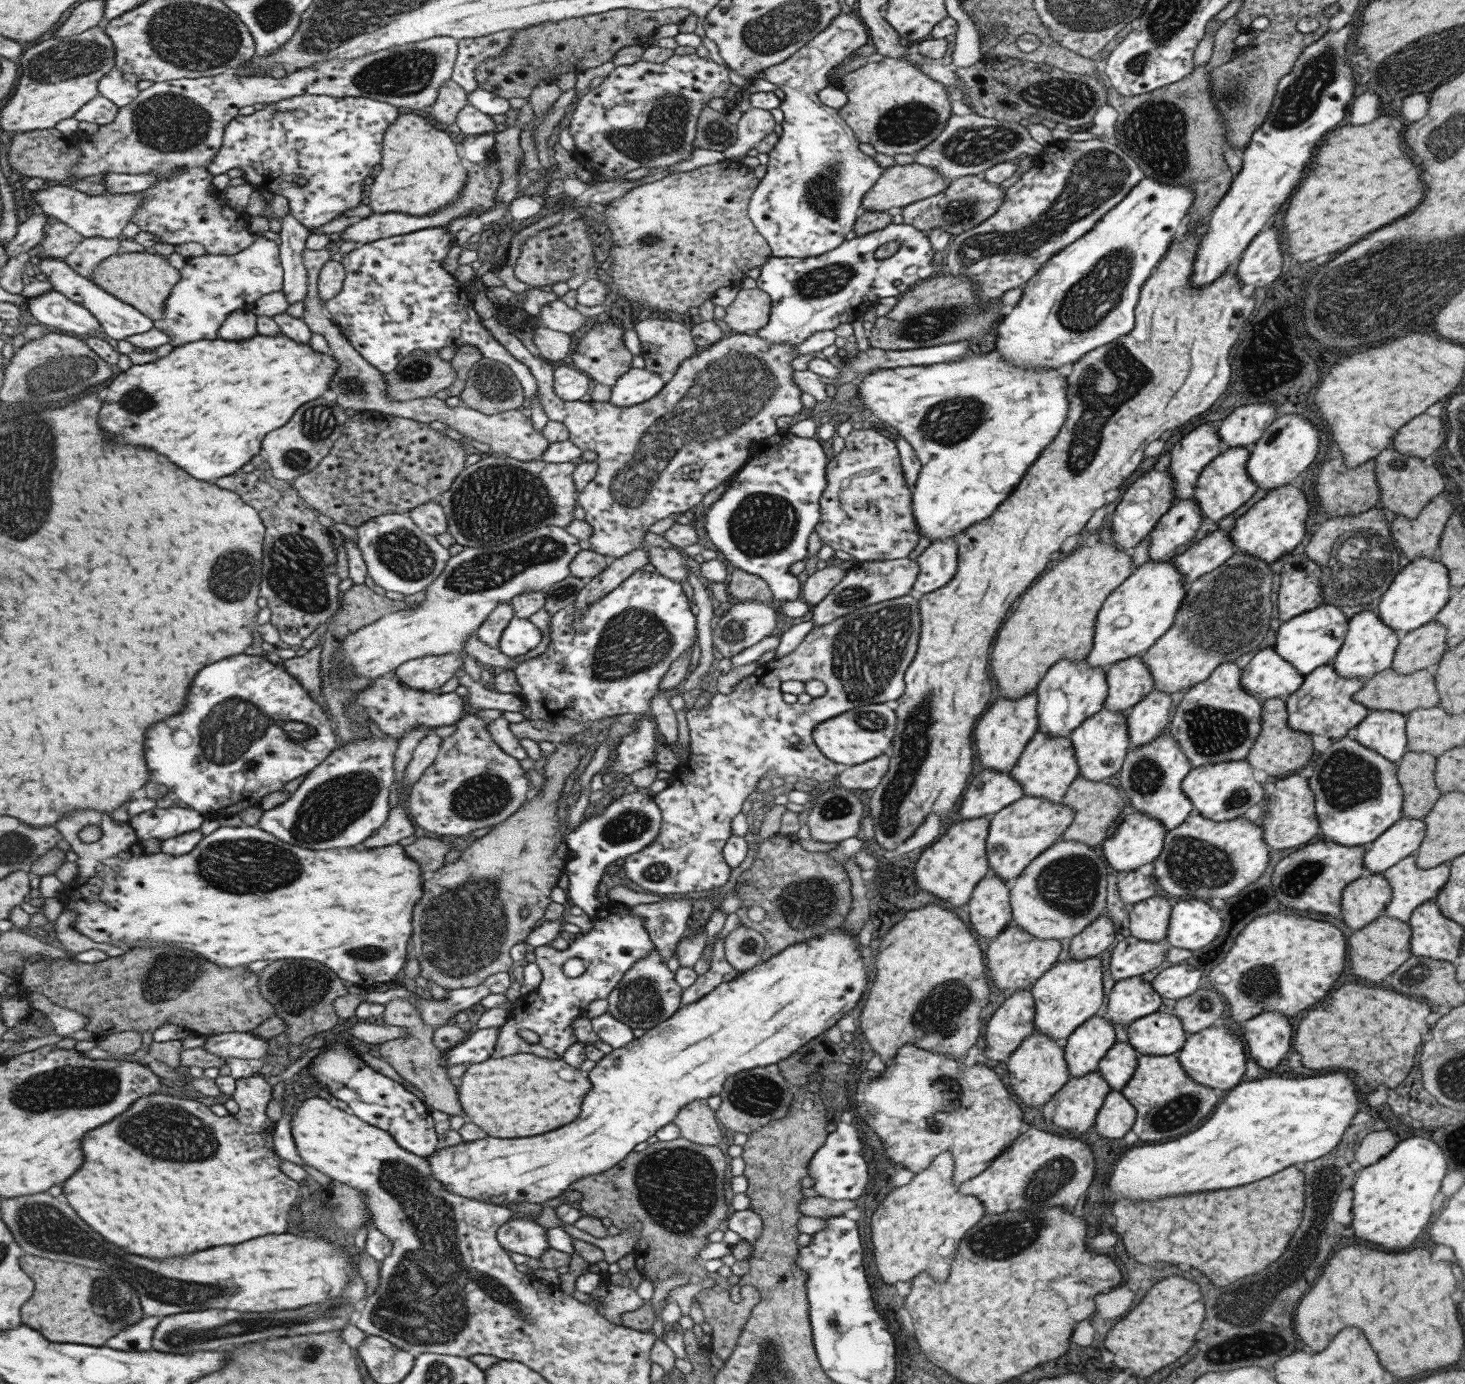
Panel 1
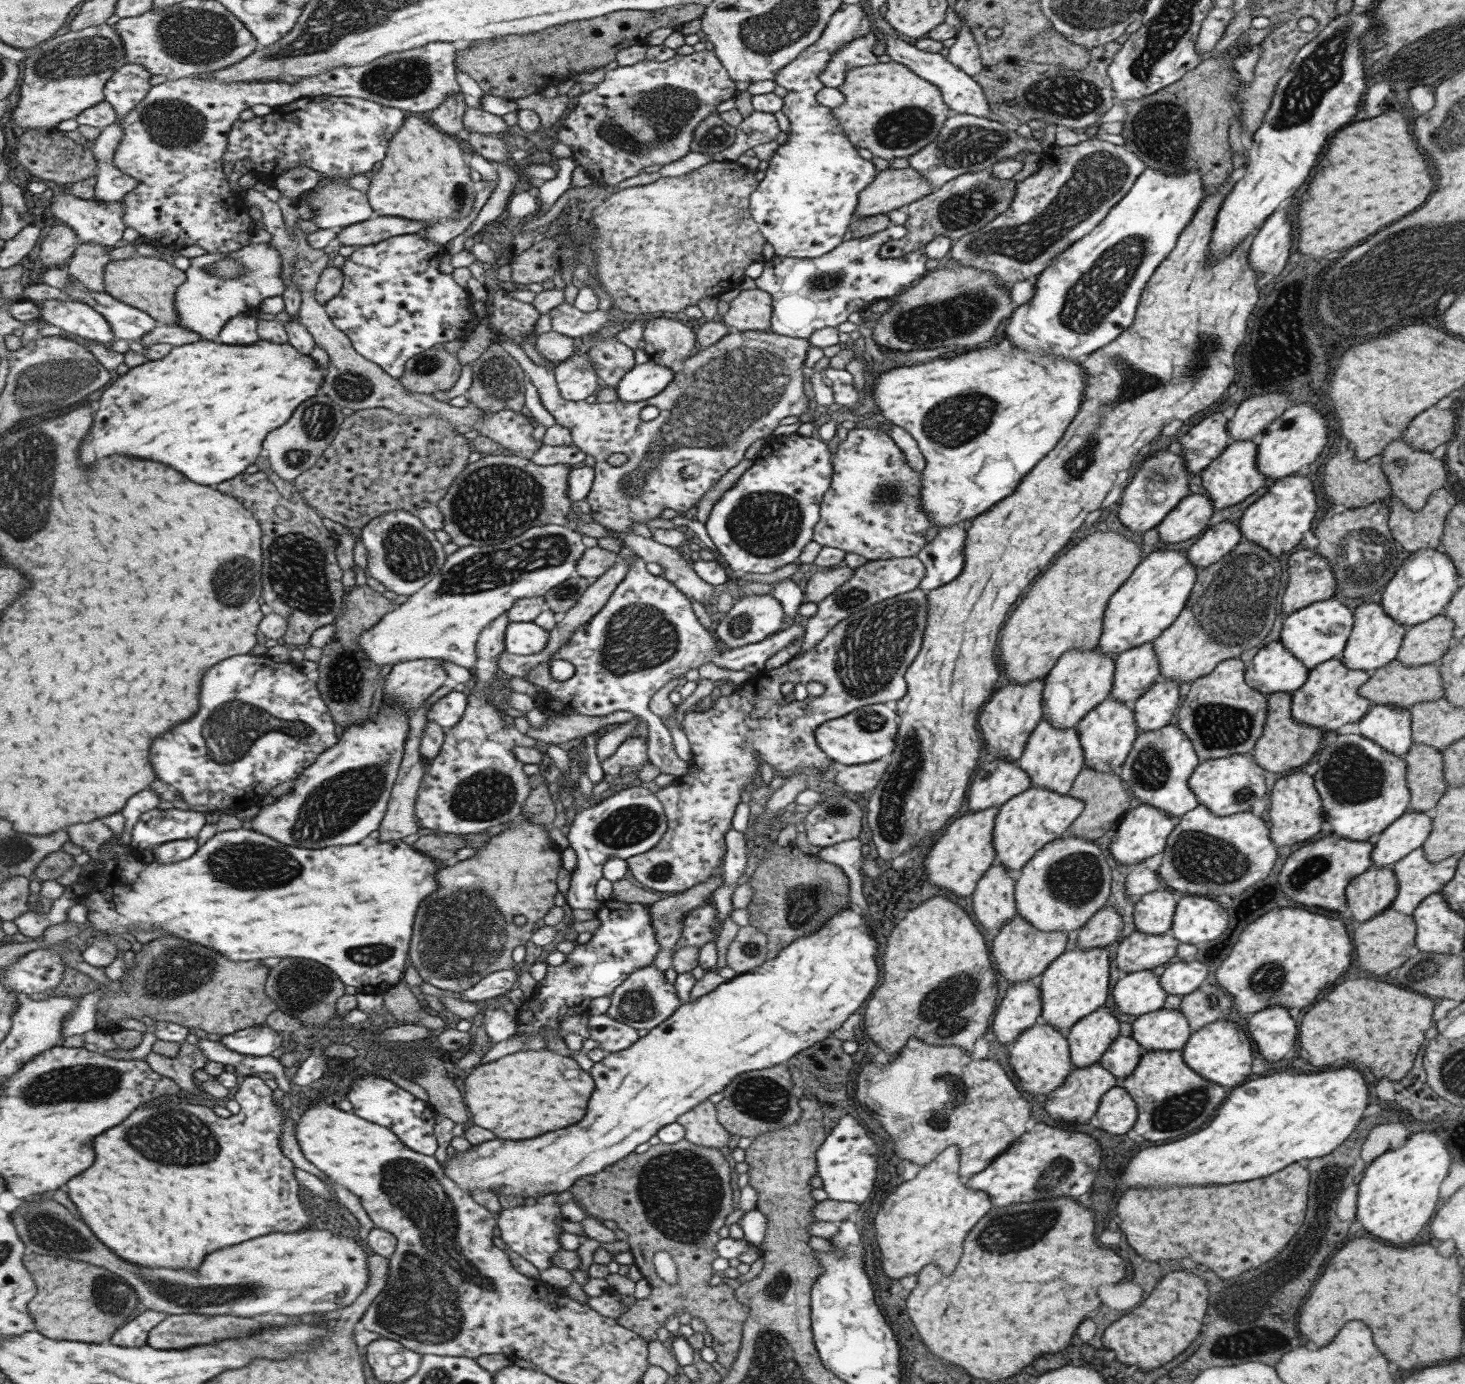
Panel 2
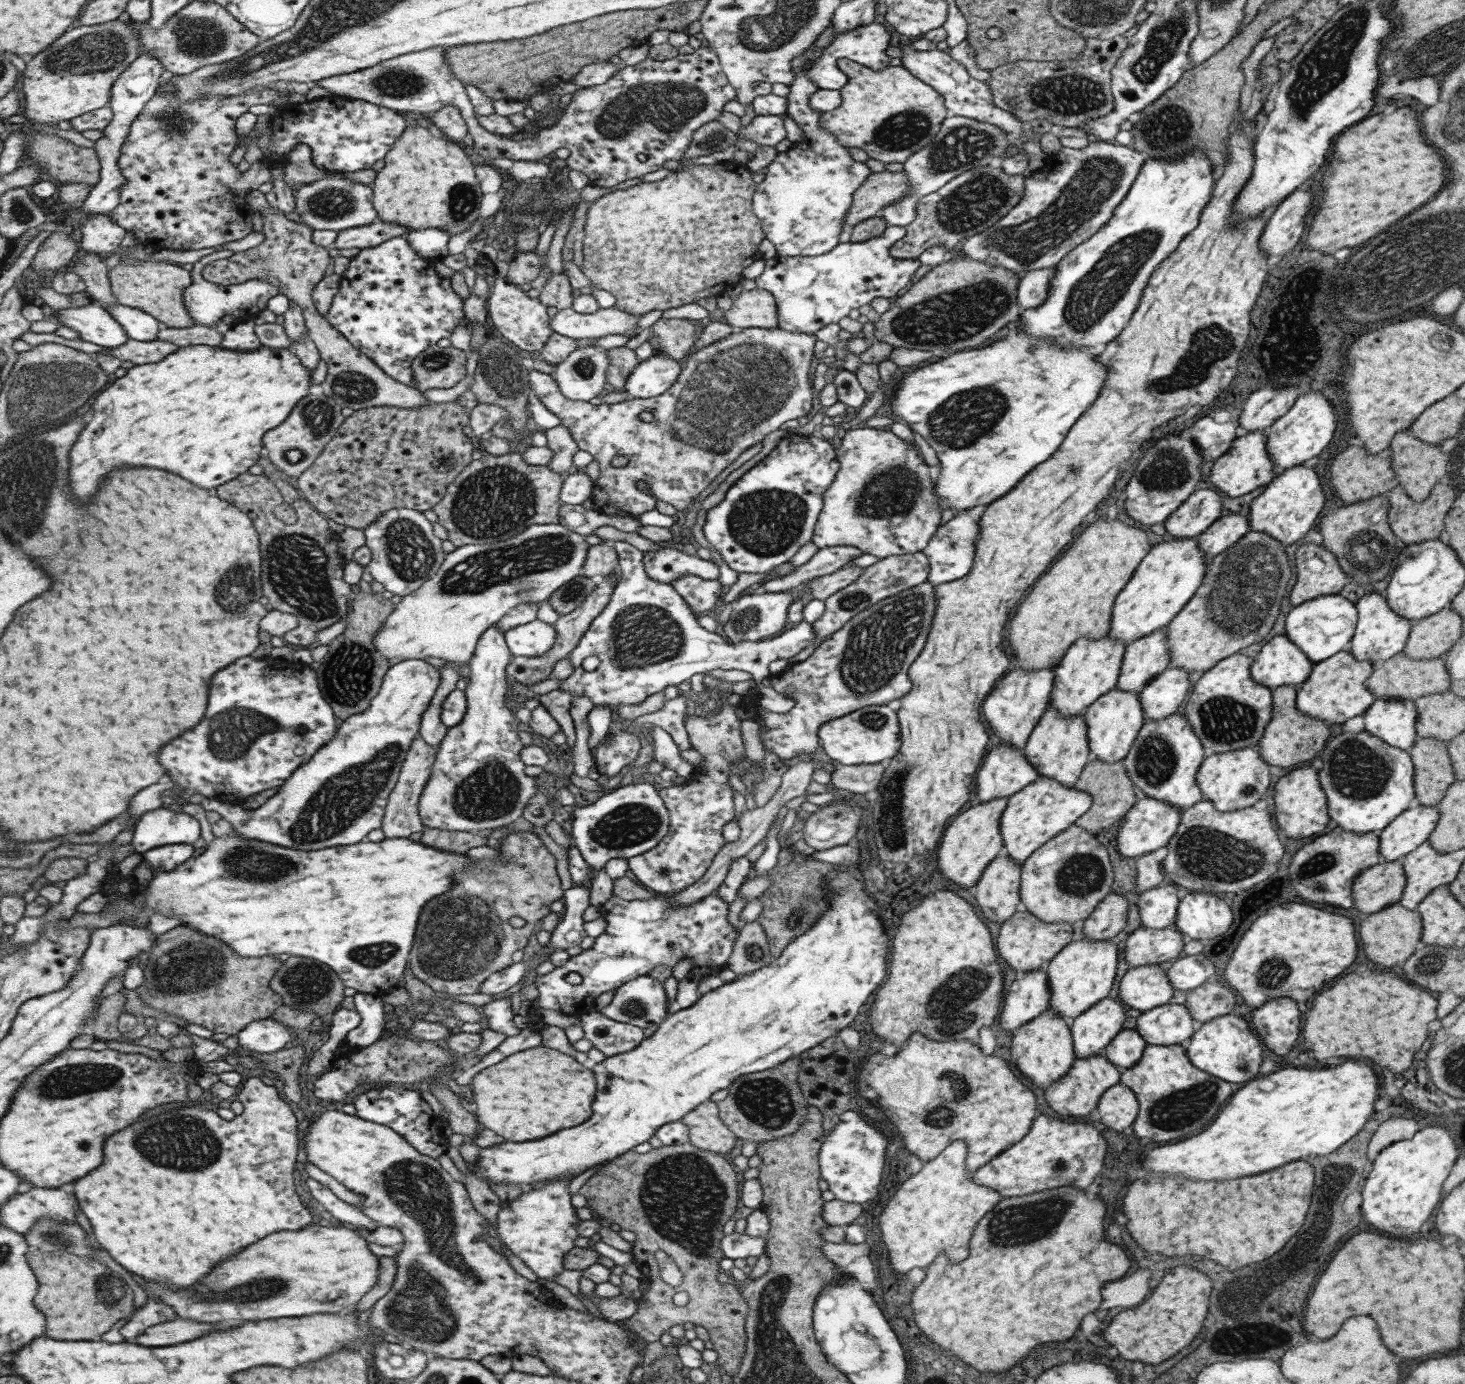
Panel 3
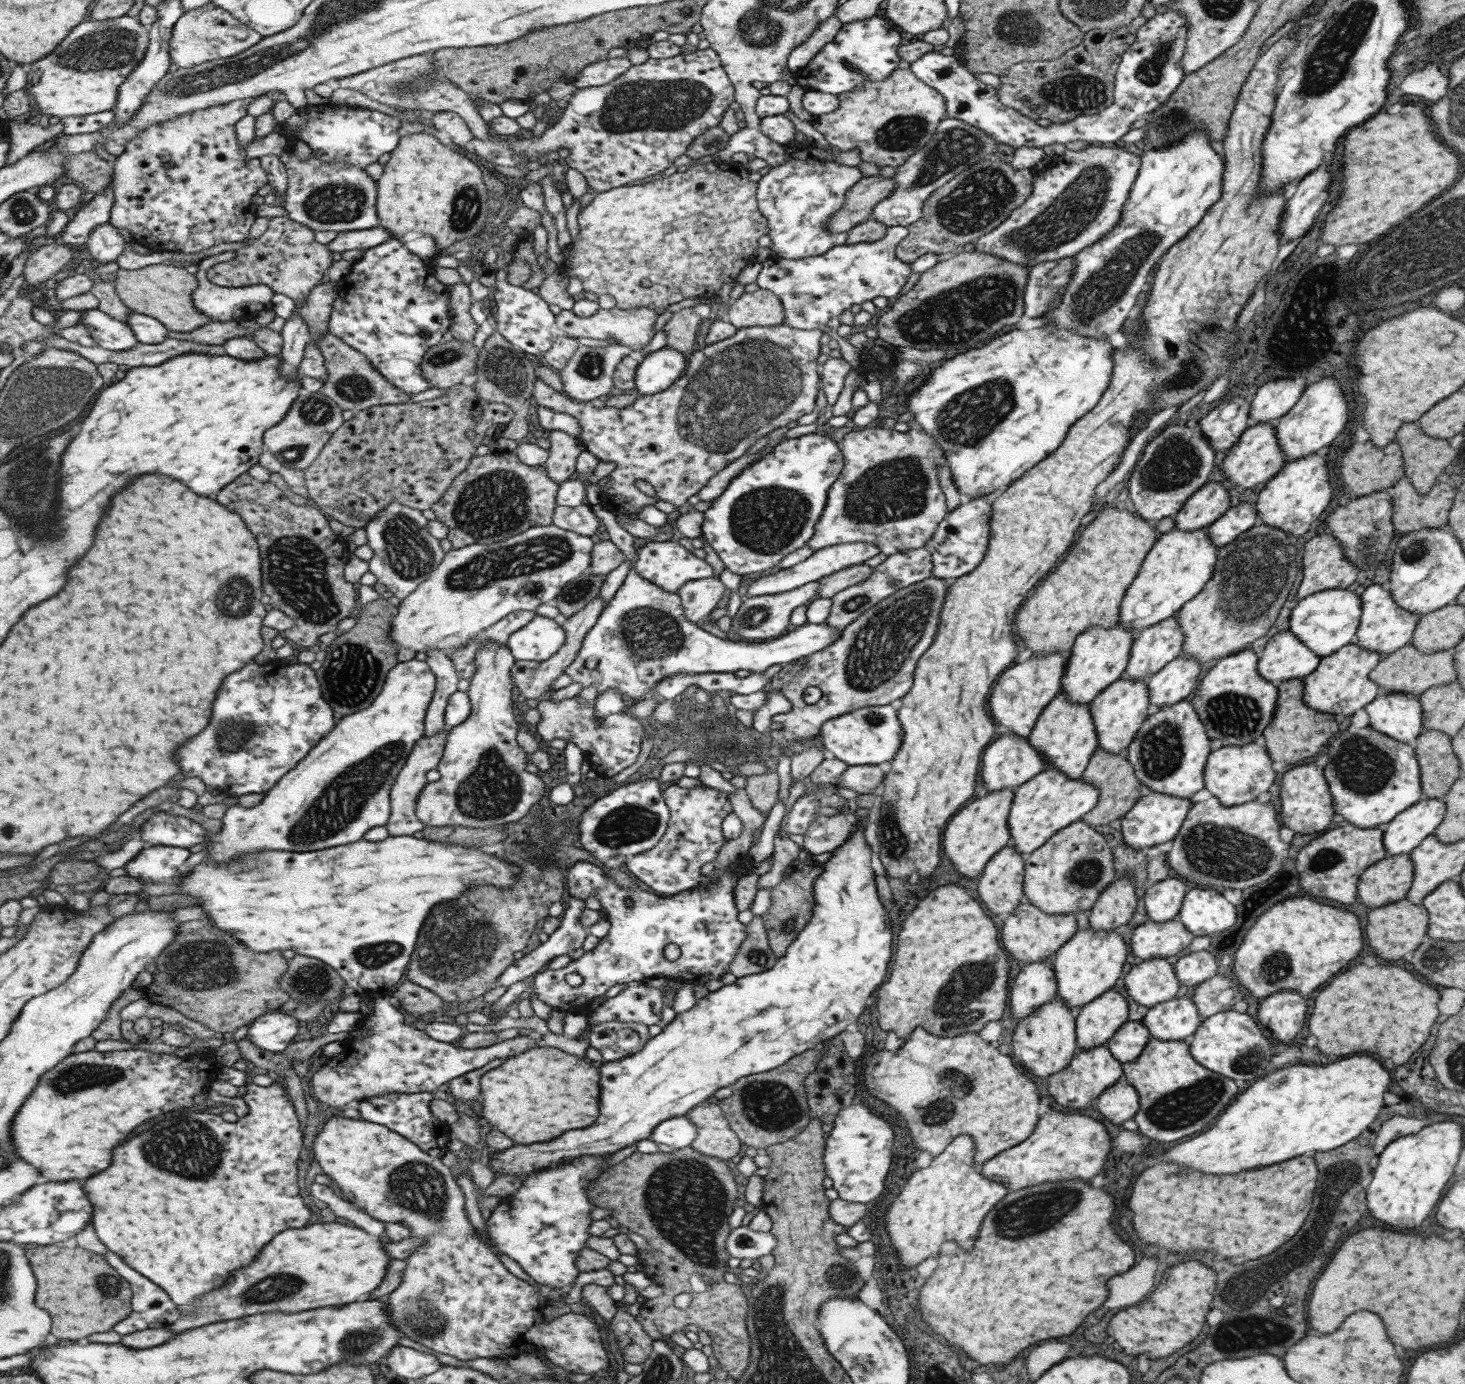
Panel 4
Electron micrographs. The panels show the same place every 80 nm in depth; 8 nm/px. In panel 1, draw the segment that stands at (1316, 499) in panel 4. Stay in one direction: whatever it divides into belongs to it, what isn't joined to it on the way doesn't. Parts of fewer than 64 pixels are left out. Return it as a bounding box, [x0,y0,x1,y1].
[1229,484,1309,564]

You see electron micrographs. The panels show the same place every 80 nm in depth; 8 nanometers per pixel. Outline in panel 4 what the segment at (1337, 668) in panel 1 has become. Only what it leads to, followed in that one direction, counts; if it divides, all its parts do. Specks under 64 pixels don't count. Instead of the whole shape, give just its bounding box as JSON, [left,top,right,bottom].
[1353,583,1419,656]

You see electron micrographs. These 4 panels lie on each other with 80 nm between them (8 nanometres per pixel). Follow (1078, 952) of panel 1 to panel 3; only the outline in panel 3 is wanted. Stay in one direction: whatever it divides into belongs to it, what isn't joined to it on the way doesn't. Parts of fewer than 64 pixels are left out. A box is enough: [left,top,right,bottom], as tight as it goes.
[1083,891,1128,940]

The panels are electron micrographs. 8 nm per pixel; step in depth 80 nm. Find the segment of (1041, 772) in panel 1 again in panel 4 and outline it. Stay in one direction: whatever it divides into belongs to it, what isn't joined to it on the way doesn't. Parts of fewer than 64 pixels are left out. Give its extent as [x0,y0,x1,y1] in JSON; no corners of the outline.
[1027,690,1098,779]

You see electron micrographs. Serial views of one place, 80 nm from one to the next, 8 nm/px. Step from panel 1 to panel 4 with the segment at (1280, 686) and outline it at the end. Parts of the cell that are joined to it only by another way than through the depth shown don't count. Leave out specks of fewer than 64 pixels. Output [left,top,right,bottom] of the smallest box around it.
[1256,629,1320,684]

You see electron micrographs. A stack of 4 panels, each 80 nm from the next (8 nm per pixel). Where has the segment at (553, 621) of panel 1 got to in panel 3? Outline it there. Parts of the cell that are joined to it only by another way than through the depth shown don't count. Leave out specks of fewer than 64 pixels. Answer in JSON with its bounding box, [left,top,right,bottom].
[558,541,817,778]

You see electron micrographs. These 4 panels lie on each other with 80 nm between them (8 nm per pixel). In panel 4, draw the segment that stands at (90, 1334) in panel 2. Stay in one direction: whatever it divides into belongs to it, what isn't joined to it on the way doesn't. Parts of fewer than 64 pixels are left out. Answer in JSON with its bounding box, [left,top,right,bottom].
[26,1244,134,1340]

